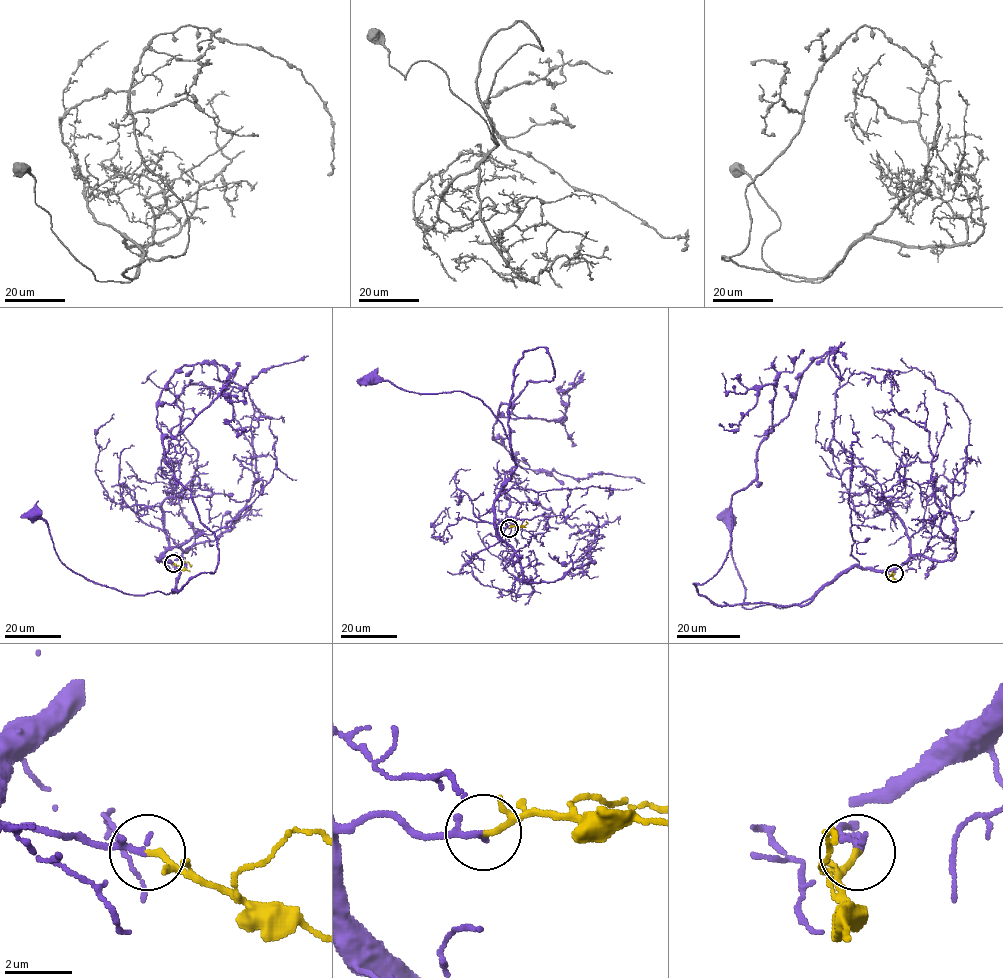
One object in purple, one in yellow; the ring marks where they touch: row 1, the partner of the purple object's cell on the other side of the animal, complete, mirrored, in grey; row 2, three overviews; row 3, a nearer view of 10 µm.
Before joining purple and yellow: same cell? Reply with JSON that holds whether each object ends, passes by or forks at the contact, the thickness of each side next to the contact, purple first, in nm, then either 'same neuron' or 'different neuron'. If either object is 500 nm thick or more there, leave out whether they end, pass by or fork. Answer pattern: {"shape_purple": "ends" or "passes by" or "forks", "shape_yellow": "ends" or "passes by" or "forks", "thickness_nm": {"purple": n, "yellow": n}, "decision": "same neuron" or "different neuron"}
{"shape_purple": "ends", "shape_yellow": "passes by", "thickness_nm": {"purple": 200, "yellow": 130}, "decision": "same neuron"}

